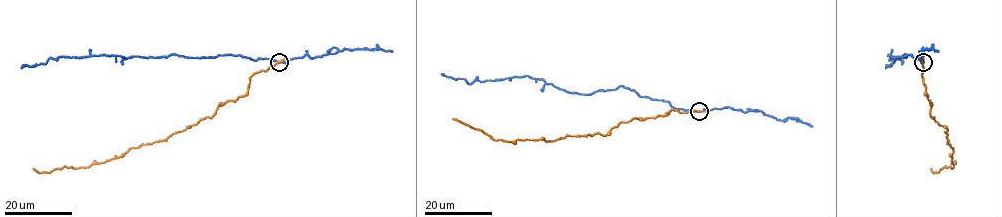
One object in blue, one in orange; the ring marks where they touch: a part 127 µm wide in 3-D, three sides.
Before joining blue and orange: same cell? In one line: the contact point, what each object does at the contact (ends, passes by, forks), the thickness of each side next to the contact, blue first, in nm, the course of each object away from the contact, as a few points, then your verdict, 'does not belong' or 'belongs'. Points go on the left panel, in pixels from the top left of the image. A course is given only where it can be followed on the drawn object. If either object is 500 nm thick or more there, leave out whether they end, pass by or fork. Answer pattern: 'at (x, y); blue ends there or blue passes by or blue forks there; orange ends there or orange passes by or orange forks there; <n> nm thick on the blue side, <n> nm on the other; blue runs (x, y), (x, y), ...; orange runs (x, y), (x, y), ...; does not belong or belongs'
at (279, 62); blue passes by; orange passes by; 190 nm thick on the blue side, 260 nm on the other; blue runs (278, 61), (221, 55), (124, 58), (106, 55), (59, 56), (21, 67); orange runs (278, 61), (255, 72), (245, 95), (165, 139), (88, 167), (49, 173), (32, 168); belongs

